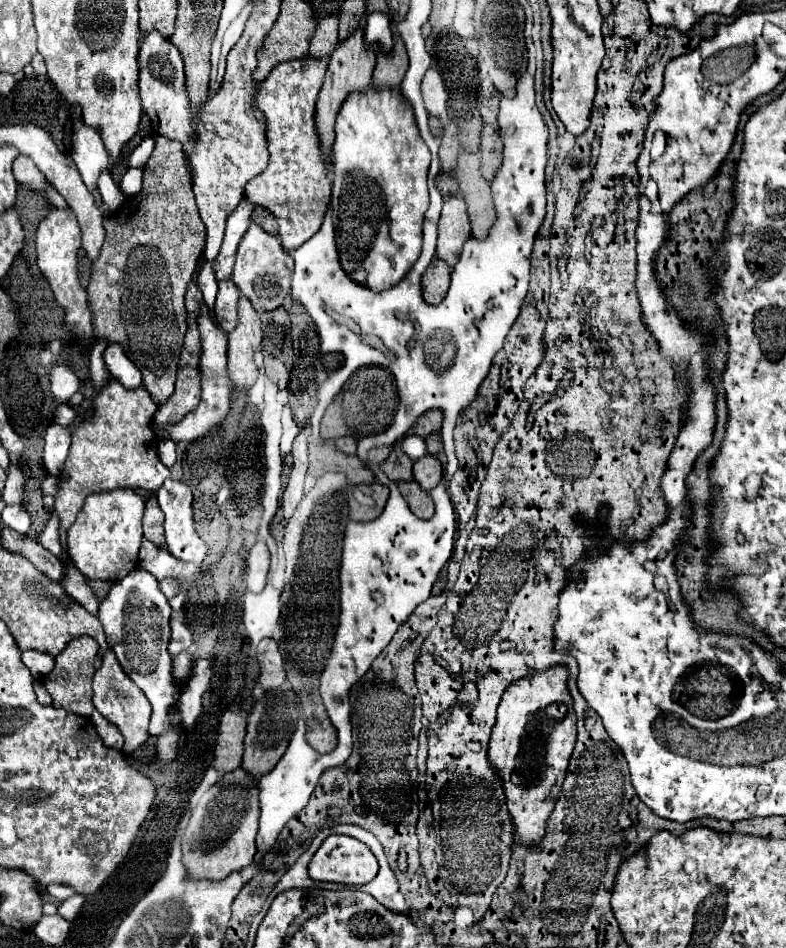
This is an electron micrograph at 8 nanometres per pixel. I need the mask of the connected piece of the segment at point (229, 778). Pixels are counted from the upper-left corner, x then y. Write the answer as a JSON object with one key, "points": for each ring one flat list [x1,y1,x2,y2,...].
{"points":[[236,769,232,773,222,775,198,801,198,805,192,809,190,823,184,831,182,839,182,863,192,879,208,879,208,881,222,881,232,871,240,871,248,867,254,861,256,853,256,831,258,831,258,779,248,775,244,769]]}

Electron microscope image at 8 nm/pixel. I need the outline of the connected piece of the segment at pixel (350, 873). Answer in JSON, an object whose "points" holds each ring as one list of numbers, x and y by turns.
{"points":[[330,835,324,839,320,849,310,861,310,877,316,881,332,881,342,885,364,885,370,883,378,873,378,861,372,851,354,837,348,835]]}

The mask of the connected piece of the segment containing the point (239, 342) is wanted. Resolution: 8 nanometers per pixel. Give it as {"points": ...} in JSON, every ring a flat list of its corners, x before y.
{"points":[[240,297,238,305,238,325,232,333,228,333,228,375,234,387,250,389,256,381,256,365,254,351,262,343,260,317,250,305,246,297]]}

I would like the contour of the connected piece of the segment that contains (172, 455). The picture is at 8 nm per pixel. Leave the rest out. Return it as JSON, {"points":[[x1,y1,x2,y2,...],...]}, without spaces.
{"points":[[162,441,160,443,160,461,164,465,176,463,176,443,174,441]]}

